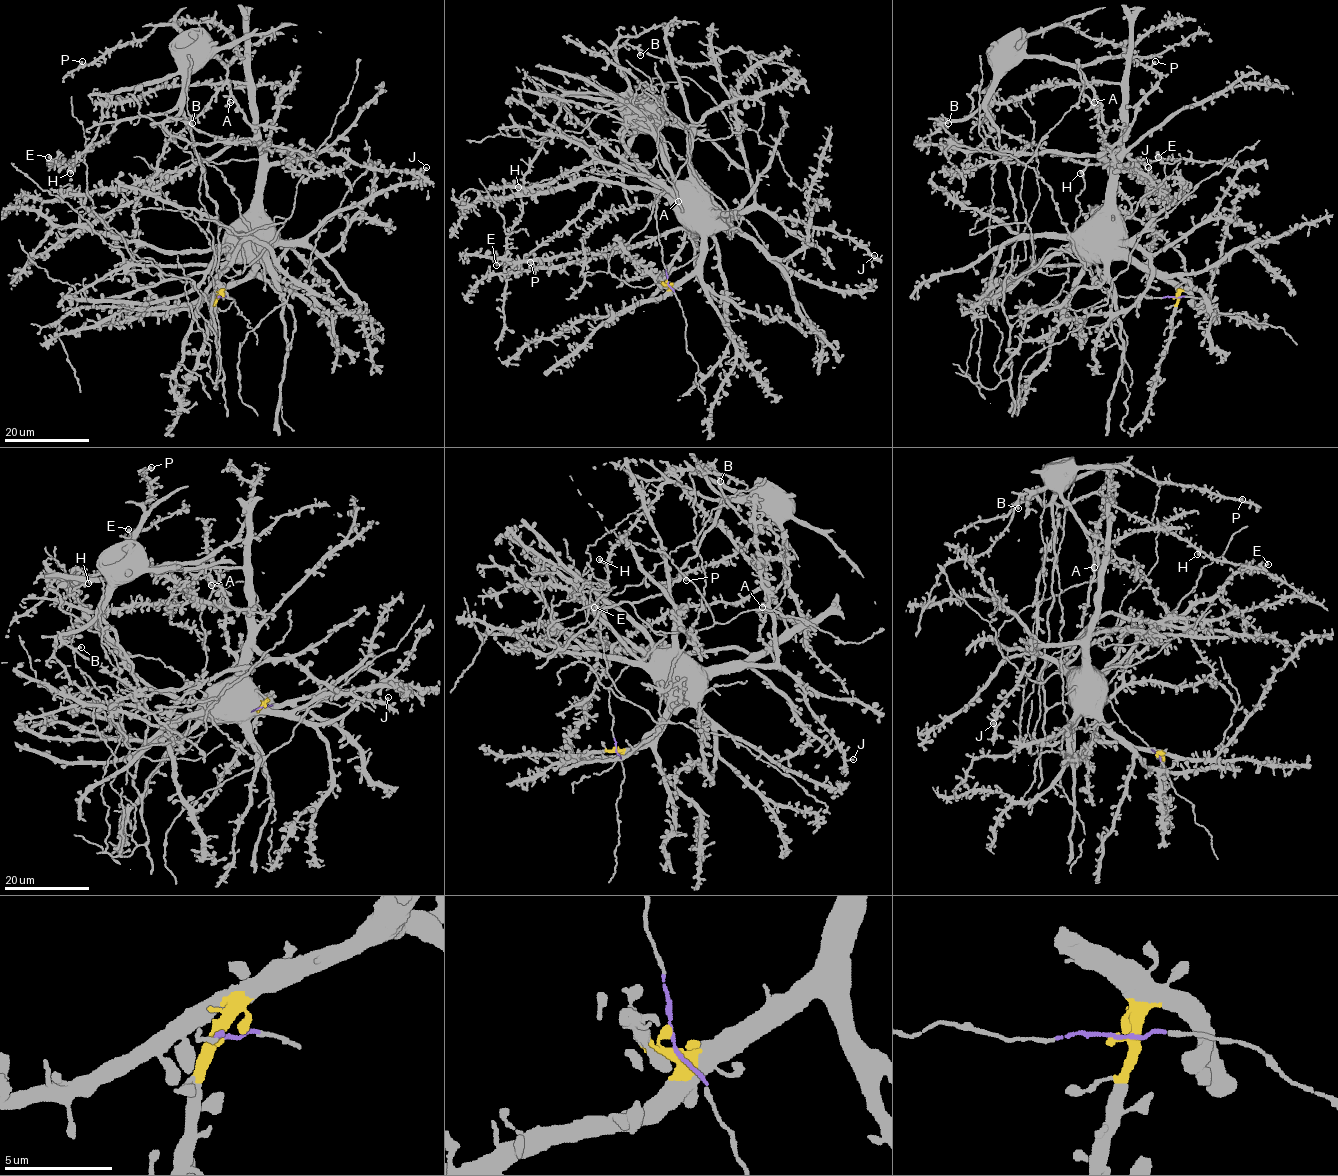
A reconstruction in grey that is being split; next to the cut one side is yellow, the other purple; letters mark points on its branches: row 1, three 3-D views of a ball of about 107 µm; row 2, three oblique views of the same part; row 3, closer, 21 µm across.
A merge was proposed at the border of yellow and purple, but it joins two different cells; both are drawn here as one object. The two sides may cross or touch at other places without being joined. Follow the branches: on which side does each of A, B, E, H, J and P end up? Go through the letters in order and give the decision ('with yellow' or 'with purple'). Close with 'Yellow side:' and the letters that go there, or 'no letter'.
A: with purple
B: with purple
E: with purple
H: with purple
J: with yellow
P: with purple
Yellow side: J

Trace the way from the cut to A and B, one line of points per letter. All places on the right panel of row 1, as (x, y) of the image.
A: (1174, 297), (1108, 293), (1061, 249), (1010, 274), (994, 85), (1045, 57), (1073, 65), (1094, 102)
B: (1174, 297), (1108, 293), (1061, 249), (1010, 274), (1017, 222), (998, 127), (981, 108), (937, 119), (948, 123)

